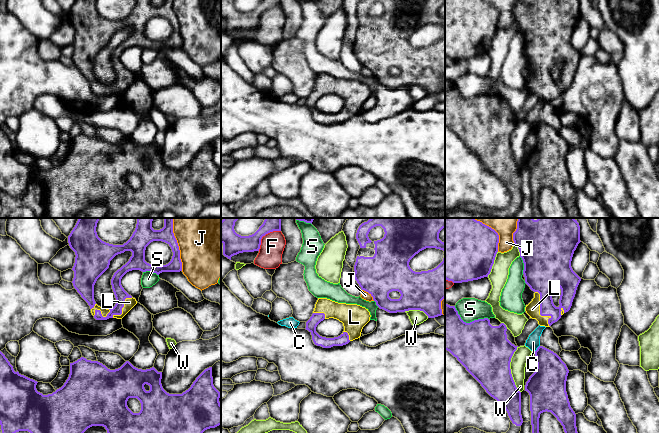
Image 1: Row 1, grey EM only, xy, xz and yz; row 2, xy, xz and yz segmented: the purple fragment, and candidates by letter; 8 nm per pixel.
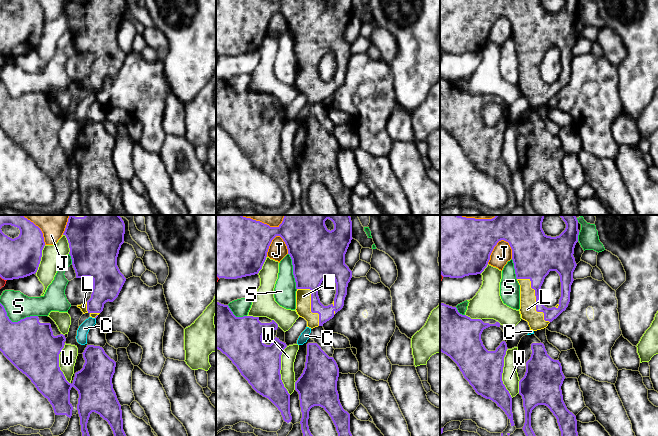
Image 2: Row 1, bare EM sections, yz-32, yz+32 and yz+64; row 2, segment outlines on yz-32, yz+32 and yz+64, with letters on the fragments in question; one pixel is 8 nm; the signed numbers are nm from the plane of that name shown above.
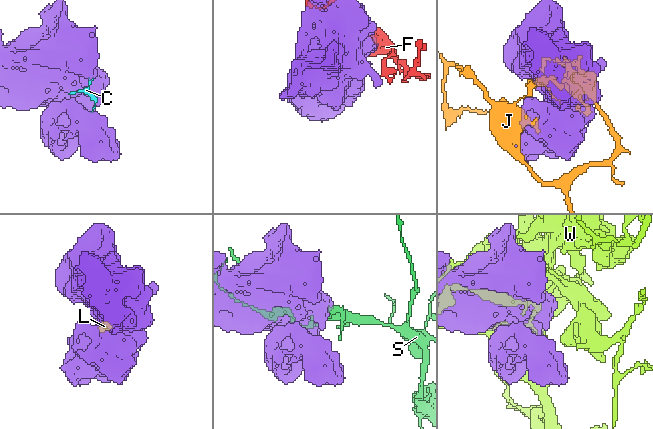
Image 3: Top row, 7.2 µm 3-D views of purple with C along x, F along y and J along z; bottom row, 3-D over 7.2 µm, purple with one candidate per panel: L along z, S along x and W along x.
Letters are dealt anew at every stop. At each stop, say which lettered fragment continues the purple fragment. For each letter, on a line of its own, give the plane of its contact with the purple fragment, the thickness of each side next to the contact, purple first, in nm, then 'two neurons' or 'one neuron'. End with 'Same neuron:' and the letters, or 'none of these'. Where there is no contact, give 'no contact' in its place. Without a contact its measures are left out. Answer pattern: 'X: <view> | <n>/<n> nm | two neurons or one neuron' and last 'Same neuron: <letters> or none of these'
C: yz | 260/110 nm | two neurons
F: xz | 160/190 nm | two neurons
J: xy | 120/440 nm | two neurons
L: yz | 220/110 nm | one neuron
S: yz | 420/190 nm | two neurons
W: yz | 400/130 nm | two neurons
Same neuron: L

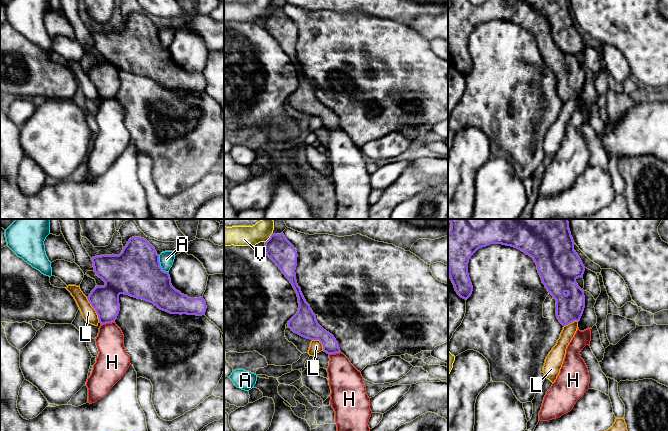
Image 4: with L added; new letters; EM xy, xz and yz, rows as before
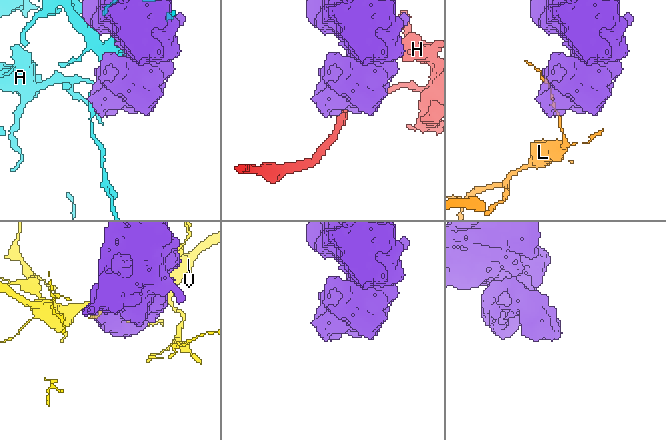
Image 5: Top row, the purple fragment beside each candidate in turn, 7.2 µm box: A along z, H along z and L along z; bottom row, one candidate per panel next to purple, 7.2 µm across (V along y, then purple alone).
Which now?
A: xy | 400/120 nm | two neurons
H: xy | 220/220 nm | two neurons
L: xy | 220/110 nm | two neurons
V: xz | 200/160 nm | two neurons
Same neuron: none of these

